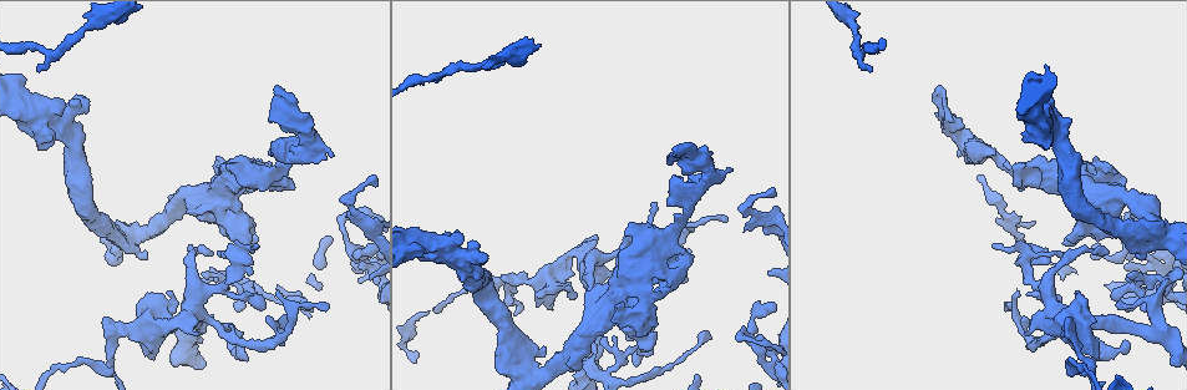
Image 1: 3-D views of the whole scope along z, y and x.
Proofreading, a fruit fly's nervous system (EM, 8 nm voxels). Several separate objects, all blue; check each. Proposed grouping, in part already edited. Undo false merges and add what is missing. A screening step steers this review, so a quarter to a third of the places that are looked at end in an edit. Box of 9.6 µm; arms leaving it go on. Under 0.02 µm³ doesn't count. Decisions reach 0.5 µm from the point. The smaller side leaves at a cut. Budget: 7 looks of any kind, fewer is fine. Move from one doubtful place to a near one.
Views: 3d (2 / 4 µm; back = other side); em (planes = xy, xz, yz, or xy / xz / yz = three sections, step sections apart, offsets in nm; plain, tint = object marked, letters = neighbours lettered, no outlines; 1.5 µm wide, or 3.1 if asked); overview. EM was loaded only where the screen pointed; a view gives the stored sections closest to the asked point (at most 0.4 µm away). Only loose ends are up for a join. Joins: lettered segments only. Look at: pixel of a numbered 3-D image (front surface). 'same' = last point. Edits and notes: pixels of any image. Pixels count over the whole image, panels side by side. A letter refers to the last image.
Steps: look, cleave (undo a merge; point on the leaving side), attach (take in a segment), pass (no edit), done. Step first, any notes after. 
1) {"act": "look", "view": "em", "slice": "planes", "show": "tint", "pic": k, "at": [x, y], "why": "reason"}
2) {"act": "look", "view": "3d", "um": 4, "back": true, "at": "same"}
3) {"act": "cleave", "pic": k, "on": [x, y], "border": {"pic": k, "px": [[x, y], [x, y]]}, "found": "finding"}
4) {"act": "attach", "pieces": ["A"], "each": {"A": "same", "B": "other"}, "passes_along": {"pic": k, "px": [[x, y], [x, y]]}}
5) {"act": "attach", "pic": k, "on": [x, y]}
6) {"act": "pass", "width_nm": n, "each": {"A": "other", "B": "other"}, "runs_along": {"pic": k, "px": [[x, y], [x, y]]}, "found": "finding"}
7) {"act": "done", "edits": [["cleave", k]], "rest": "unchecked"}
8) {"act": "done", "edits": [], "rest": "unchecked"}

{"act": "look", "view": "3d", "um": 4, "pic": 1, "at": [984, 153], "why": "sudden change in width"}

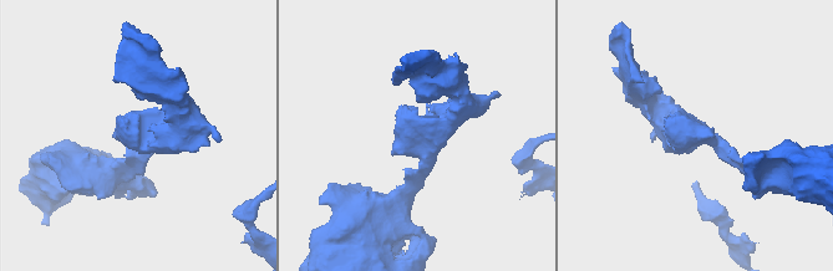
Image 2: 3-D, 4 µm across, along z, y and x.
{"act": "look", "view": "em", "slice": "planes", "show": "tint", "pic": 2, "at": [152, 135], "why": "now the EM"}

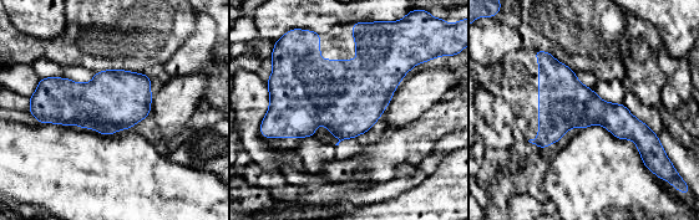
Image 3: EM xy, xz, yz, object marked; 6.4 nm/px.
{"act": "look", "view": "em", "slice": "planes", "show": "letters", "at": "same", "why": "see the neighbours"}

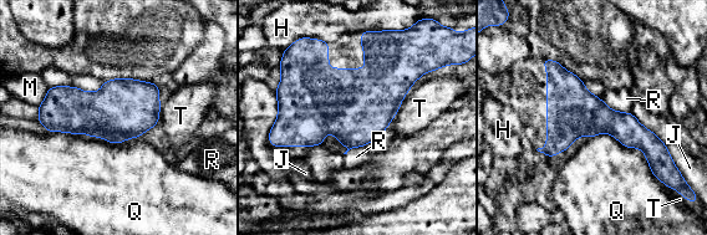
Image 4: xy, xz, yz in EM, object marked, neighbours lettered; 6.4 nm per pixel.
{"act": "pass", "width_nm": 300, "each": {"H": "other", "J": "other", "M": "other", "Q": "other", "R": "other", "T": "other"}, "border": {"pic": 4, "px": [[590, 137], [637, 147], [654, 174]]}, "found": "one cell here"}

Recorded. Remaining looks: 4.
{"act": "look", "view": "3d", "um": 2, "pic": 1, "at": [211, 280], "why": "three arms meet"}

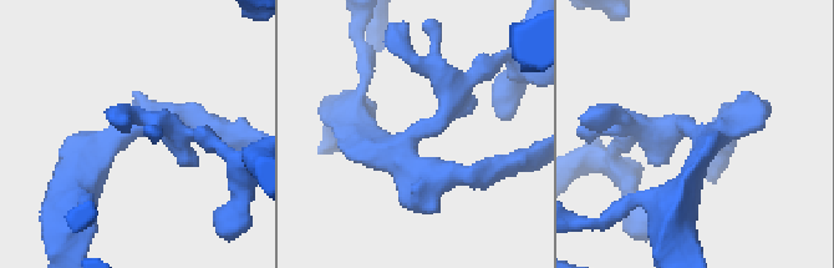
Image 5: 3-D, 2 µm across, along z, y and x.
{"act": "look", "view": "em", "slice": "yz", "step": 8, "show": "letters", "pic": 5, "at": [717, 132], "arms": 3, "why": "need the tissue"}

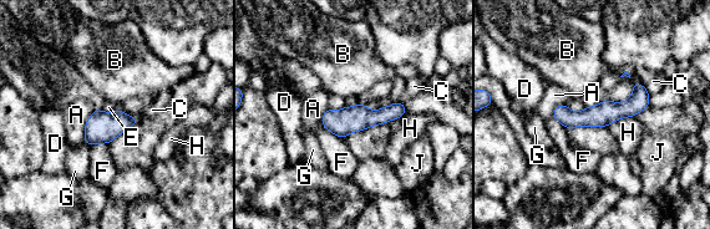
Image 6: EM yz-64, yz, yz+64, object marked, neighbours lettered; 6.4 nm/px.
{"act": "pass", "each": {"A": "other", "B": "other", "C": "other", "D": "other", "E": "other", "F": "other", "G": "other", "H": "other", "J": "other"}, "border": {"pic": 6, "px": [[117, 106], [112, 112], [101, 110]]}, "found": "all the same cell"}

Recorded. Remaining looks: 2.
{"act": "look", "view": "3d", "um": 4, "pic": 1, "at": [116, 374], "why": "sharp bend"}

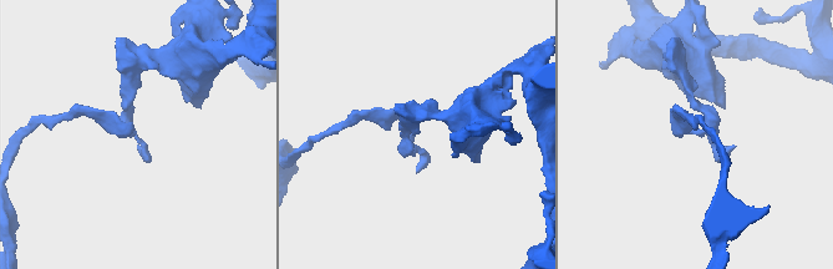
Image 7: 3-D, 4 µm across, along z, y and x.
{"act": "look", "view": "em", "slice": "planes", "show": "letters", "pic": 7, "at": [128, 130], "why": "need the tissue"}

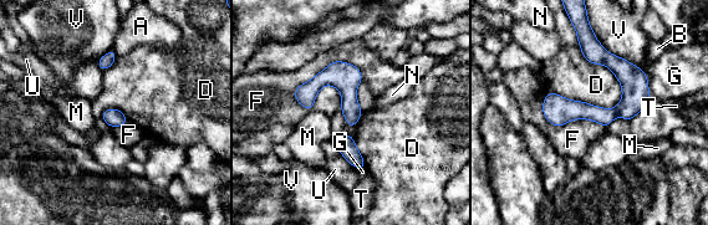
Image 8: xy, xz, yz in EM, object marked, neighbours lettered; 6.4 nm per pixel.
{"act": "cleave", "pic": 8, "on": [577, 110], "width_nm": 120, "each": {"A": "other", "B": "other", "D": "other", "F": "other", "G": "other", "M": "other", "N": "other", "T": "other", "U": "other", "V": "other"}, "border": {"pic": 8, "px": [[614, 108], [617, 114]]}, "found": "a second cell is stuck on"}

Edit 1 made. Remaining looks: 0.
{"act": "done", "edits": [["cleave", 8]], "rest": "unchecked"}

